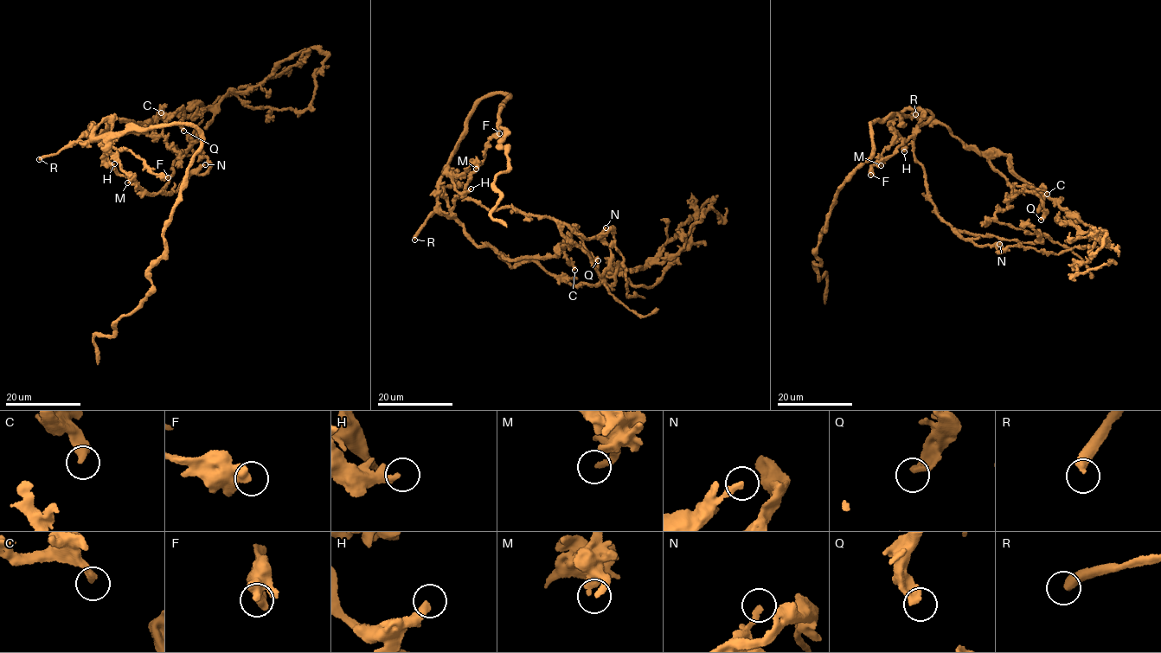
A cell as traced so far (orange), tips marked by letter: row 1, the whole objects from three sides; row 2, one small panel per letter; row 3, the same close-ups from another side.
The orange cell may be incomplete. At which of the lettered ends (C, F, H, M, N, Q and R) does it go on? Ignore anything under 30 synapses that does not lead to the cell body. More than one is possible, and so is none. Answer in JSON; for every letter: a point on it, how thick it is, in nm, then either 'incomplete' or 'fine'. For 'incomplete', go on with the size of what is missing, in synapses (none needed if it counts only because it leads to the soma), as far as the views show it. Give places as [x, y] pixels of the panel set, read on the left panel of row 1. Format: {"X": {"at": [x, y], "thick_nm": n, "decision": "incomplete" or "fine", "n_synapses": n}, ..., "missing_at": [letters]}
{"C": {"at": [161, 112], "thick_nm": 320, "decision": "fine"}, "F": {"at": [168, 177], "thick_nm": 400, "decision": "fine"}, "H": {"at": [114, 163], "thick_nm": 220, "decision": "fine"}, "M": {"at": [127, 182], "thick_nm": 240, "decision": "fine"}, "N": {"at": [205, 164], "thick_nm": 280, "decision": "fine"}, "Q": {"at": [183, 131], "thick_nm": 360, "decision": "fine"}, "R": {"at": [39, 159], "thick_nm": 440, "decision": "incomplete", "n_synapses": 60}, "missing_at": ["R"]}

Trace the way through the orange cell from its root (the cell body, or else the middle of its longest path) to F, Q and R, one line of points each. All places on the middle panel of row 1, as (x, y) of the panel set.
F: (438, 203), (437, 185), (450, 210), (454, 206), (484, 160), (485, 145), (499, 133)
Q: (438, 203), (478, 246), (505, 258), (552, 256), (574, 246), (598, 260)
R: (438, 203), (420, 227), (414, 240)

